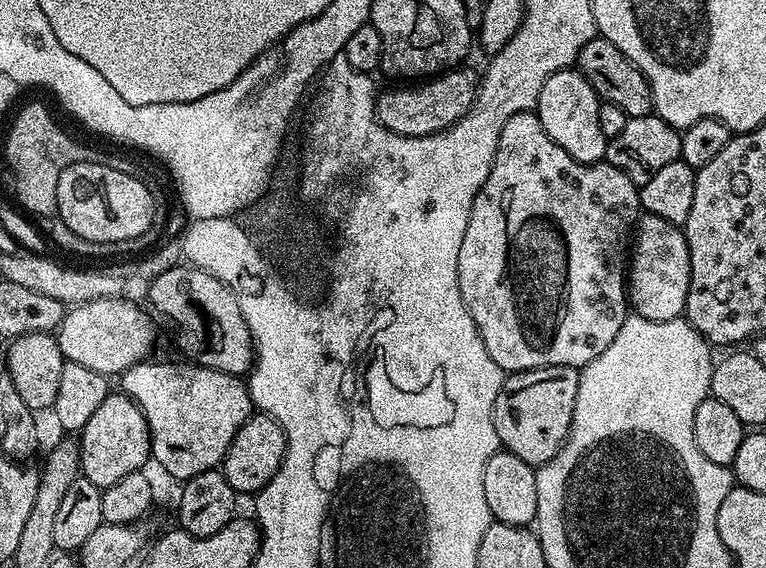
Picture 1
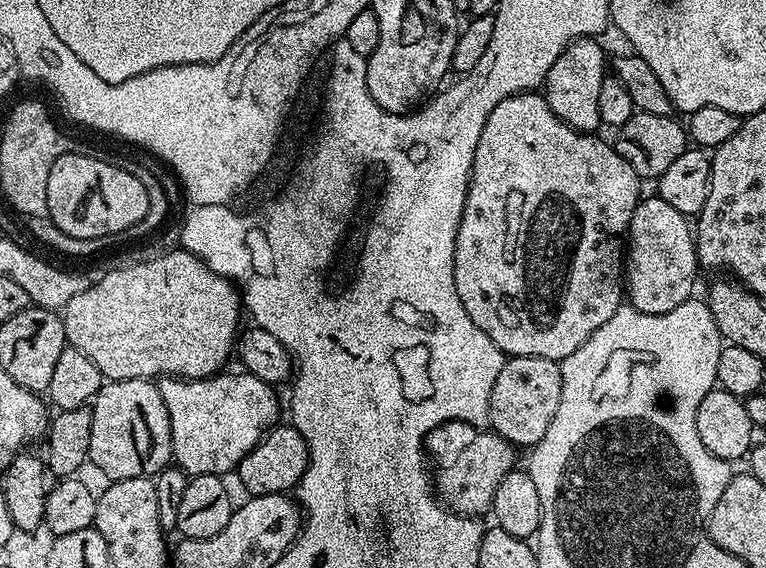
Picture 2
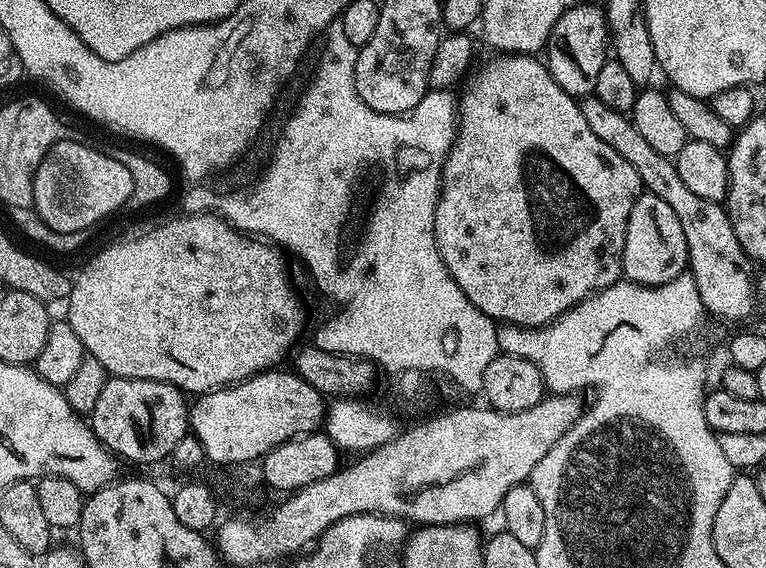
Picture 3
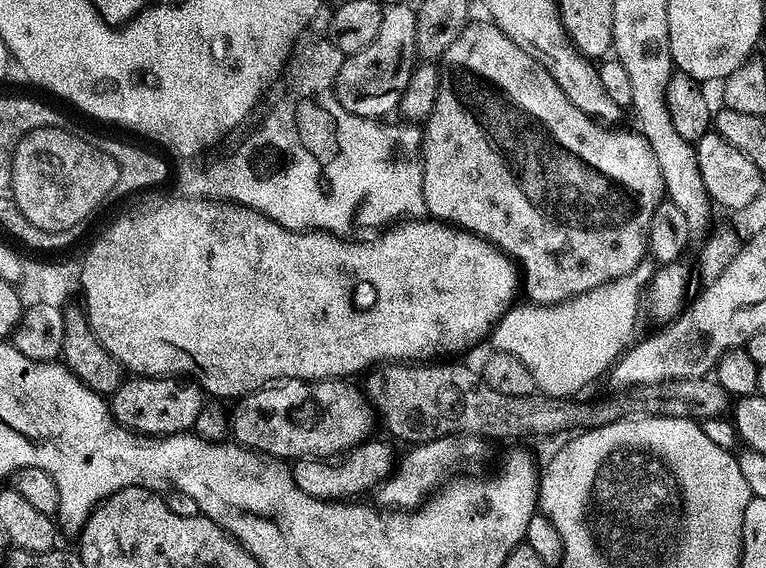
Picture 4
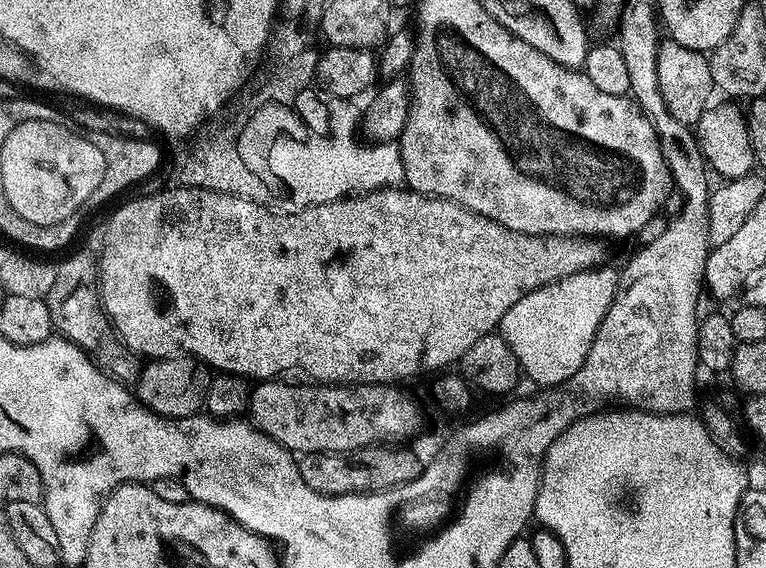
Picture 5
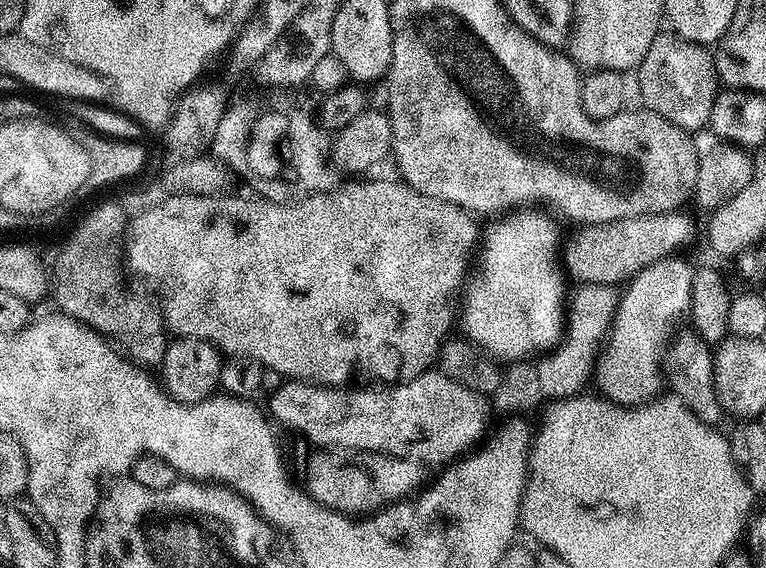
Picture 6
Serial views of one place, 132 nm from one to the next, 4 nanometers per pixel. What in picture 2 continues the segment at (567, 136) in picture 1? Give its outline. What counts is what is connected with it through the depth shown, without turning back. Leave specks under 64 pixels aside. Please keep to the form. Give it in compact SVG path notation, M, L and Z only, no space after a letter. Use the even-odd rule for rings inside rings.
M576 38L572 43L566 44L562 54L558 54L558 62L550 66L548 77L544 79L542 85L542 95L548 101L550 110L554 110L554 114L562 118L562 122L589 134L595 133L601 127L598 89L602 86L606 69L600 42L596 38Z

